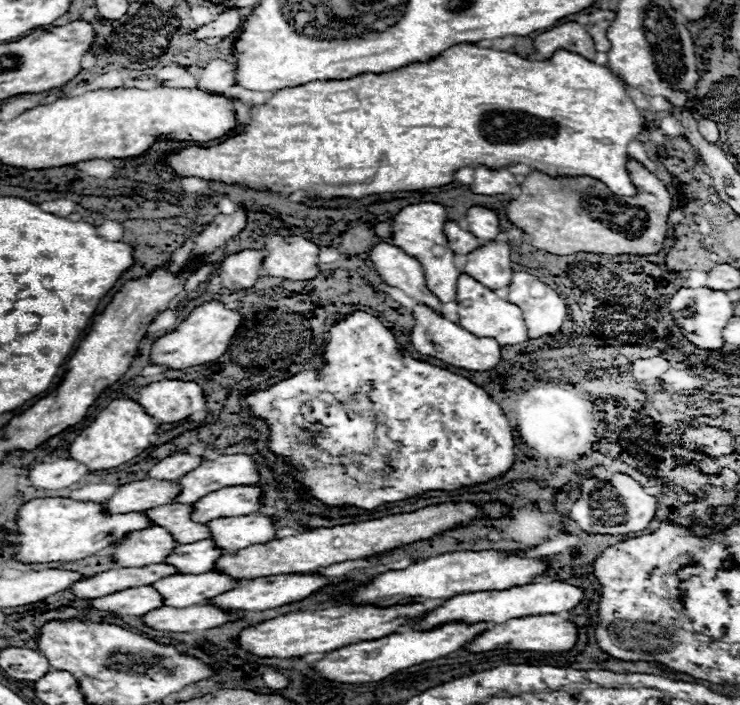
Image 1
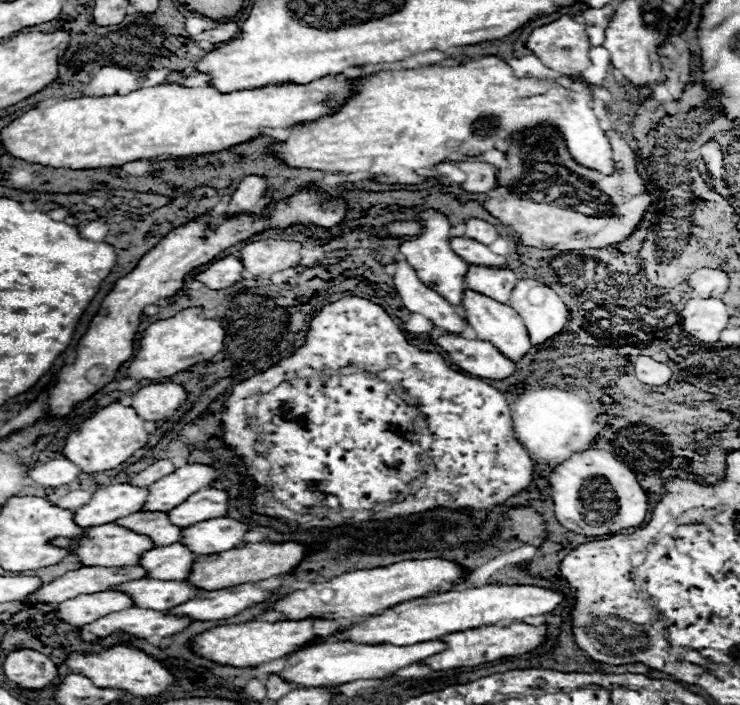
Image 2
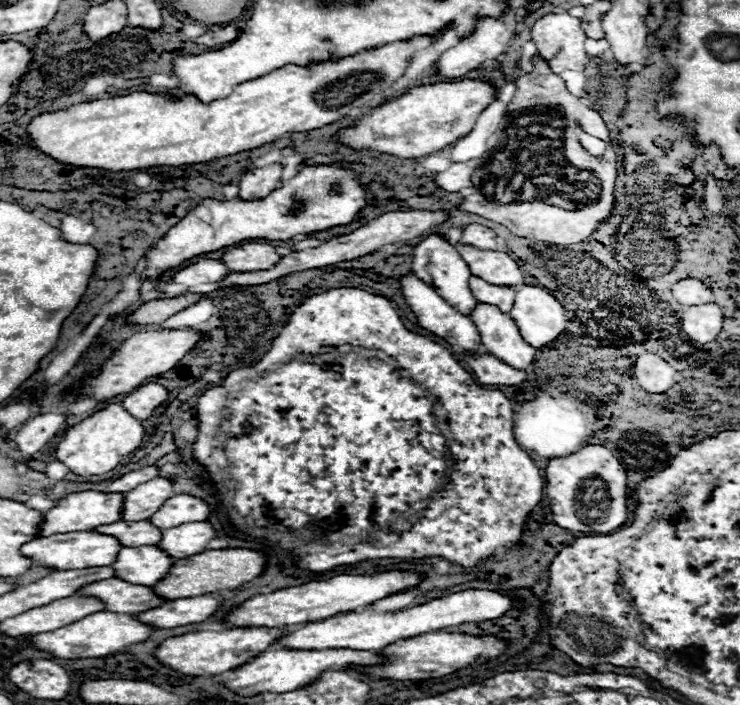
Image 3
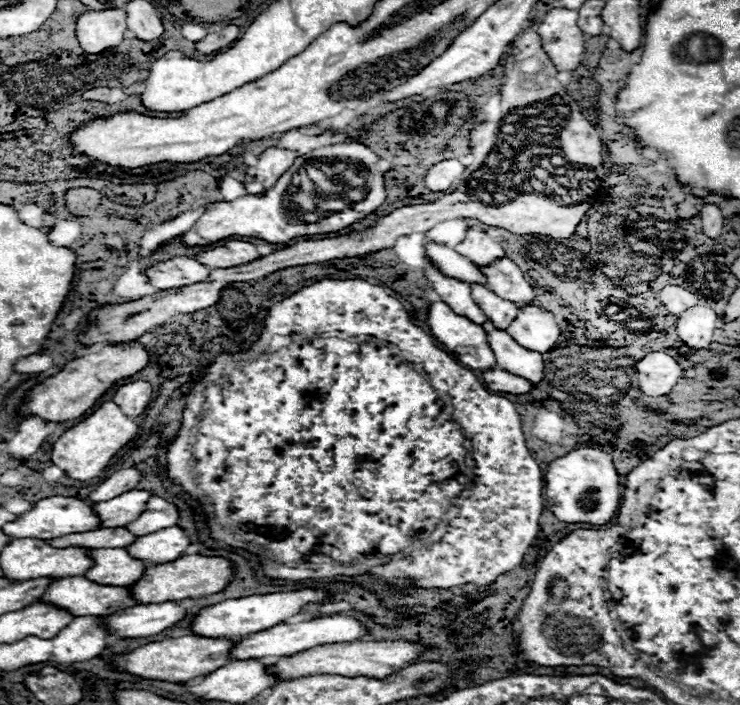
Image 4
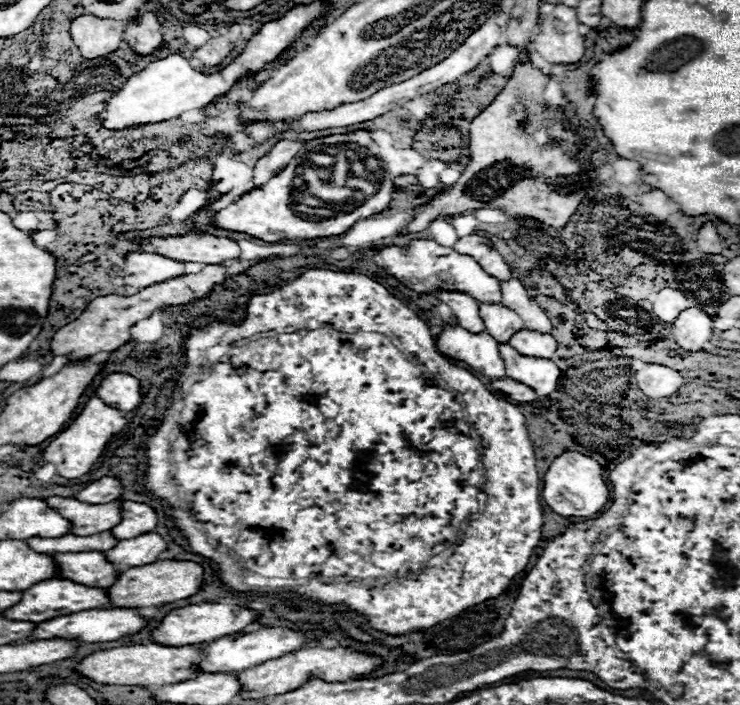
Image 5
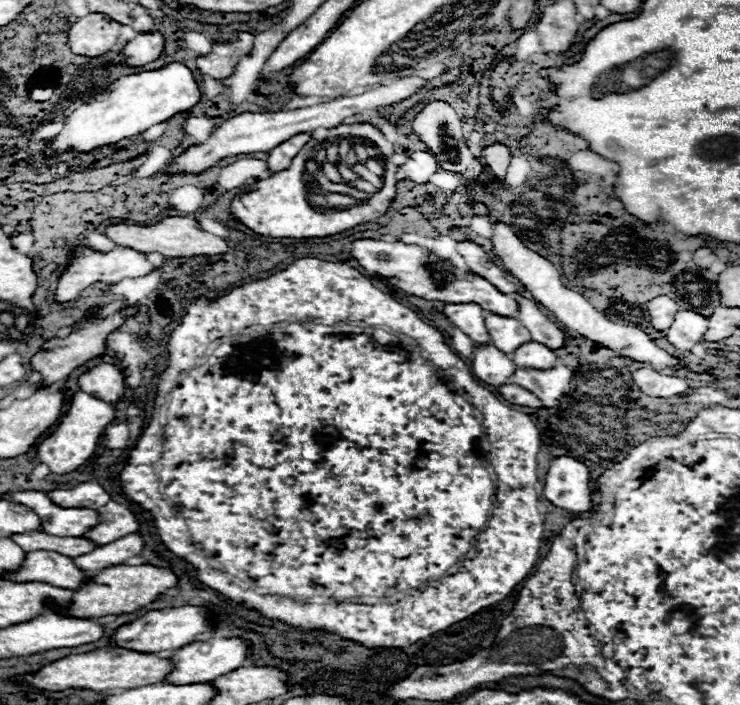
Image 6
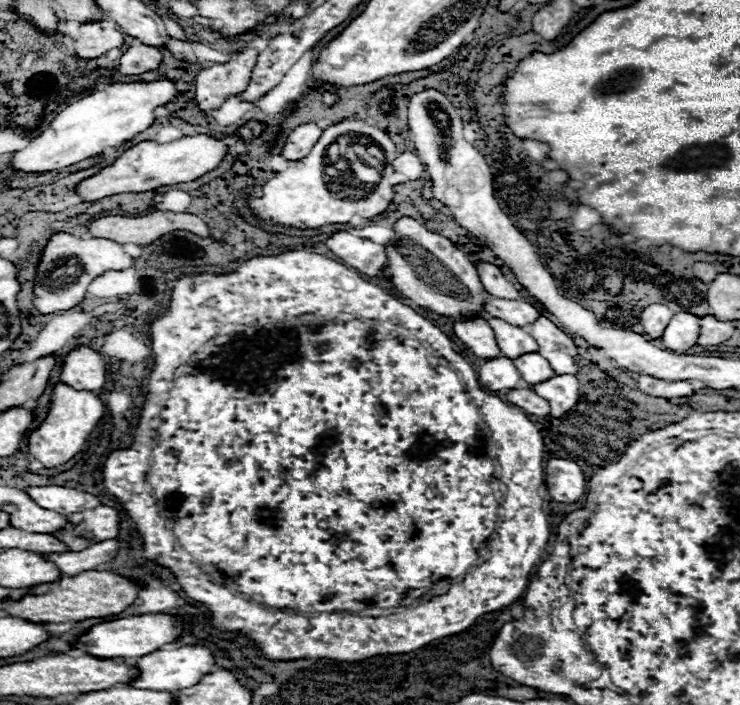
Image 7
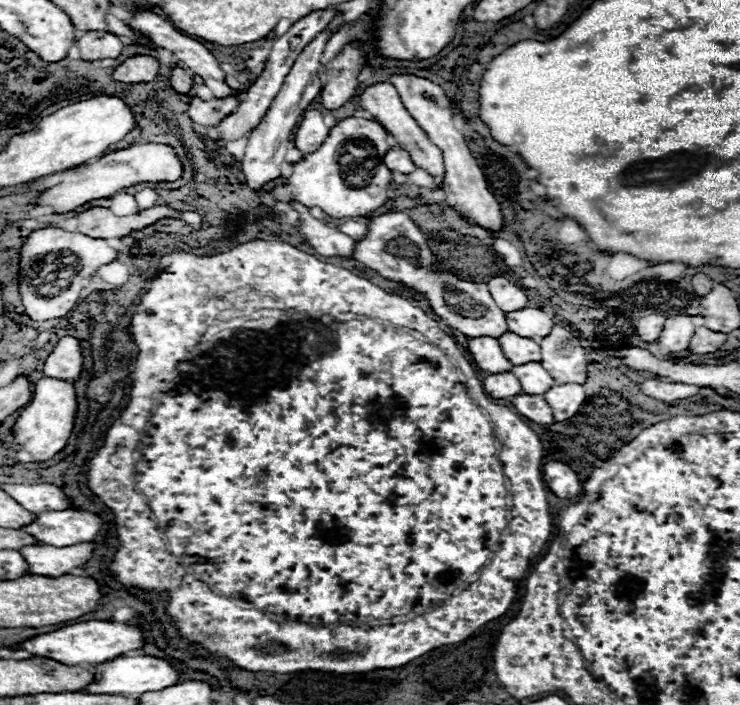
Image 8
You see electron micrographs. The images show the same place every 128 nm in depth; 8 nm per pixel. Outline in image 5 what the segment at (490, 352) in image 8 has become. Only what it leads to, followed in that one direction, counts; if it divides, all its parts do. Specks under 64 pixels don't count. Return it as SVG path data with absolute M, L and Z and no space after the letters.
M438 292L438 298L452 308L458 324L470 332L482 332L484 322L478 314L478 302L464 292Z

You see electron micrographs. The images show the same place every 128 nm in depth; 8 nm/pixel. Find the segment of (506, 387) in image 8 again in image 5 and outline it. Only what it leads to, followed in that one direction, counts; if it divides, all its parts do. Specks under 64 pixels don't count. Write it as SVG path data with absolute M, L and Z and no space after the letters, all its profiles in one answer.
M458 324L444 326L438 336L438 348L446 356L466 362L472 370L488 378L506 376L504 362L498 352L498 342L488 332L472 334Z

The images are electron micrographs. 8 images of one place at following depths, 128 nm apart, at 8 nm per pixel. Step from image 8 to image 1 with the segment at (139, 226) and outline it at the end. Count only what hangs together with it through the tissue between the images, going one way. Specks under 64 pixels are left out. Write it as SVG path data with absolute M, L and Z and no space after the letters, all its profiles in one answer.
M274 236L268 244L268 256L264 260L262 274L264 276L280 276L288 280L314 280L320 270L318 270L318 254L320 248L312 244L310 240L304 240L300 236Z

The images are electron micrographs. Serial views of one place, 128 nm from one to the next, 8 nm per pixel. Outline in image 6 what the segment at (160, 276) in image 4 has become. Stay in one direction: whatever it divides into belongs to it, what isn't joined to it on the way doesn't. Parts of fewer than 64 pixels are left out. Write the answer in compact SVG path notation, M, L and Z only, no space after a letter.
M78 248L76 256L70 264L70 268L62 274L58 288L56 288L56 300L58 302L68 302L74 300L84 288L88 288L94 282L120 282L124 278L140 278L140 276L148 276L150 272L154 272L156 266L150 264L146 260L144 254L132 250L132 248L118 248L112 250L108 254L100 254L100 252L92 252L88 248Z

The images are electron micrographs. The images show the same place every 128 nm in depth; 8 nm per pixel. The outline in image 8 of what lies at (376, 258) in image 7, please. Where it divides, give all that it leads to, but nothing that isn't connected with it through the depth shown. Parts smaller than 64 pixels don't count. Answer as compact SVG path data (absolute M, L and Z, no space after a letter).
M290 204L294 210L300 212L300 220L298 220L298 230L304 234L304 238L310 242L312 248L316 248L318 254L322 256L340 256L340 258L352 258L354 260L354 248L356 248L356 240L346 236L344 232L330 228L326 224L322 224L320 220L316 220L308 208L304 208L302 204Z

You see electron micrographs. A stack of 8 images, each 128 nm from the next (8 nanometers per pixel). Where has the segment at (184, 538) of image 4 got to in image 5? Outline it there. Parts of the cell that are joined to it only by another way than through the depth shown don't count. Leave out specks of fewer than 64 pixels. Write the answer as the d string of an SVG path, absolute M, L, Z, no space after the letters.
M148 532L130 540L120 540L116 548L108 550L110 562L114 562L120 570L134 568L134 566L144 566L160 560L160 554L168 550L168 542L156 534Z

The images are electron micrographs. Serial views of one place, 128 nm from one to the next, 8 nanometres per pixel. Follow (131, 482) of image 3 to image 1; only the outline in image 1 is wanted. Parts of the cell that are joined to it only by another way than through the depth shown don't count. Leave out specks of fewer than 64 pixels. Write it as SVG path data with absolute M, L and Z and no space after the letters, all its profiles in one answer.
M174 454L164 460L160 460L150 472L148 478L156 480L178 480L180 476L186 476L192 472L192 468L198 468L204 462L202 456L190 456L190 454Z

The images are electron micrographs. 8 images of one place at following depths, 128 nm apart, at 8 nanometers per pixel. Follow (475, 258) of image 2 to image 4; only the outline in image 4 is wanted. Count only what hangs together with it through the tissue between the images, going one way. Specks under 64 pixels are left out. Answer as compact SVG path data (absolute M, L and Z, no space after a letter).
M500 258L494 260L488 266L478 266L482 272L488 276L488 288L496 292L504 300L512 300L516 304L524 304L534 300L532 286L524 278L522 270L510 260L510 258Z

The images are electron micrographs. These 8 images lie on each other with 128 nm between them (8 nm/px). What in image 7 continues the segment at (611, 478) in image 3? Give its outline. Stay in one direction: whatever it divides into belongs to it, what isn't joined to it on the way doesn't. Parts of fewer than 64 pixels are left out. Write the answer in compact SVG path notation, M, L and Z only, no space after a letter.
M552 458L544 468L544 480L550 496L556 502L572 504L578 502L586 492L586 480L580 466L572 460Z

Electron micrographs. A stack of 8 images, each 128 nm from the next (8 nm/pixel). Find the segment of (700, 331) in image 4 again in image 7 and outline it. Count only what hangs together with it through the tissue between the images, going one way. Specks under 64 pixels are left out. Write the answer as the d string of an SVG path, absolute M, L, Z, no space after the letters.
M678 312L666 326L662 342L672 352L684 352L696 346L698 336L700 336L700 316L694 316L690 312Z

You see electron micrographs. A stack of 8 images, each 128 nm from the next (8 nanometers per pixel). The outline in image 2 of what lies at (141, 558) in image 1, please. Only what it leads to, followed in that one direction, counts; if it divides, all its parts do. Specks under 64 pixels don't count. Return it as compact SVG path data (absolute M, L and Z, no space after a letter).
M114 522L94 526L88 534L90 538L82 538L82 544L76 548L76 558L86 566L136 566L140 556L154 548L150 536L136 534Z

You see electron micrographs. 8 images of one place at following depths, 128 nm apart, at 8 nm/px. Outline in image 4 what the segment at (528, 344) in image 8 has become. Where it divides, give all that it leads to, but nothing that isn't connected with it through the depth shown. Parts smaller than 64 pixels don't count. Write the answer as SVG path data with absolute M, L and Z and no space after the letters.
M470 284L470 290L472 290L472 298L476 300L476 304L480 304L484 314L498 328L508 328L508 324L516 318L518 306L514 302L500 300L500 296L496 296L492 290L488 290L482 284Z

